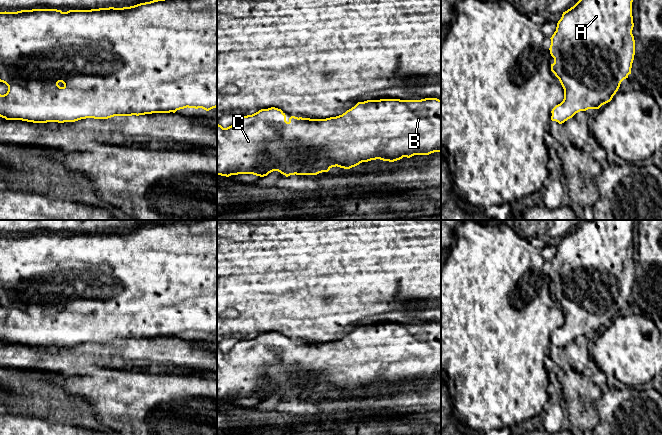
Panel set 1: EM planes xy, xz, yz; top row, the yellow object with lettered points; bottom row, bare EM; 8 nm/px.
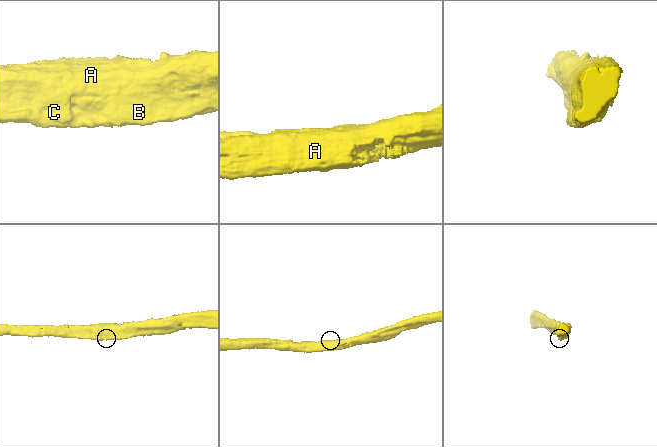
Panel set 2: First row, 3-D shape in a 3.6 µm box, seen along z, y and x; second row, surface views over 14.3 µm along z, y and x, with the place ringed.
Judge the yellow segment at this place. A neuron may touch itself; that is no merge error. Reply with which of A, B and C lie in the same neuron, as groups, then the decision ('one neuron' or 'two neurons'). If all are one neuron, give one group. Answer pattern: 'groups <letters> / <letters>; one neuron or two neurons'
groups A B C; one neuron

